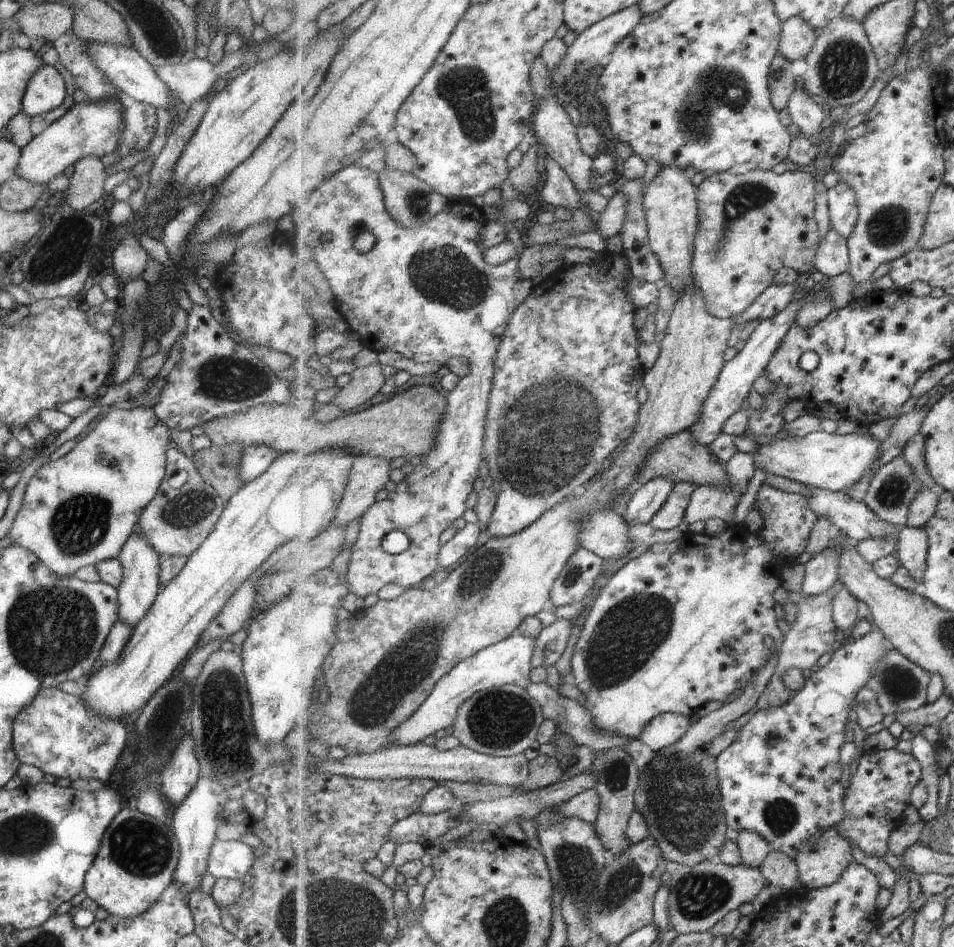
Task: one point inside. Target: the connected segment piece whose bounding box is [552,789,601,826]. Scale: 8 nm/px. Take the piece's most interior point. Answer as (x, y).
(586, 805)

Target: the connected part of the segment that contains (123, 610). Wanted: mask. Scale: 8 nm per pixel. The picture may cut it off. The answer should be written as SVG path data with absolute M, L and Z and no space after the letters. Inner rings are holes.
M132 531L116 557L122 566L122 579L117 588L117 619L133 628L161 589L161 584L158 582L161 556L139 533Z

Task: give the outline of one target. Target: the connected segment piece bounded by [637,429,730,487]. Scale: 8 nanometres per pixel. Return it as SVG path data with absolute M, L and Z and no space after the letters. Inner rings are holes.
M684 430L666 438L662 444L655 448L650 457L646 458L646 465L642 466L638 474L638 486L644 485L655 477L669 477L676 484L678 482L694 482L697 486L701 485L730 485L730 478L726 471L726 464L720 463L710 451L709 447L703 446L694 440L691 431Z

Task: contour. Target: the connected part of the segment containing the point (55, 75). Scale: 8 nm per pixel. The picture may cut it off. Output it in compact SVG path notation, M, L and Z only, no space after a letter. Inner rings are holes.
M41 65L27 81L20 102L27 116L41 114L59 106L65 96L61 74L51 65Z

